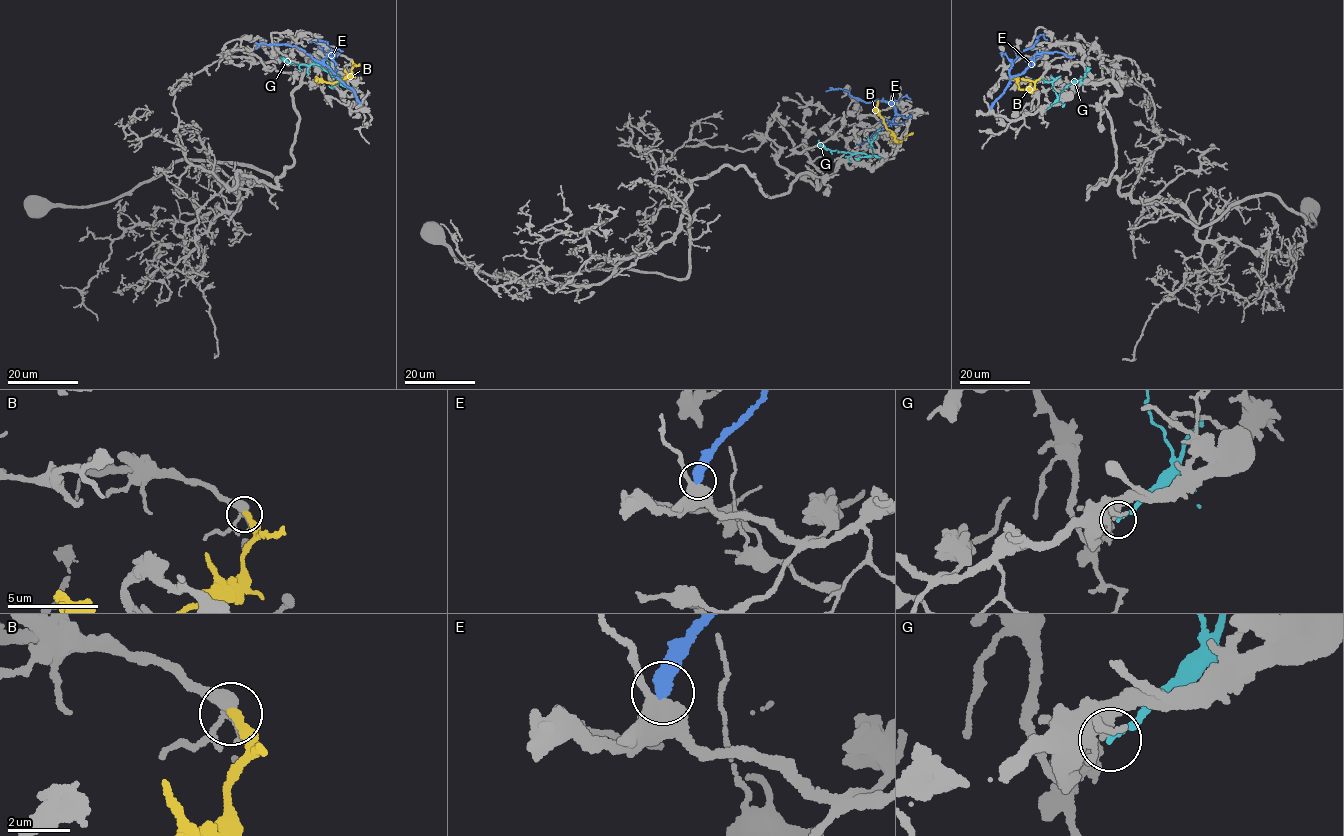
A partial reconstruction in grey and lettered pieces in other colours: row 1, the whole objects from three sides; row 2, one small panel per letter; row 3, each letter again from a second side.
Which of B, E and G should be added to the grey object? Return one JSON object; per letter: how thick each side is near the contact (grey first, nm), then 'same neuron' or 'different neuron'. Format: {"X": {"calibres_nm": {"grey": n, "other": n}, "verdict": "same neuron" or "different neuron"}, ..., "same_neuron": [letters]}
{"B": {"calibres_nm": {"grey": 300, "other": 280}, "verdict": "same neuron"}, "E": {"calibres_nm": {"grey": 480, "other": 440}, "verdict": "different neuron"}, "G": {"calibres_nm": {"grey": 650, "other": 190}, "verdict": "different neuron"}, "same_neuron": ["B"]}

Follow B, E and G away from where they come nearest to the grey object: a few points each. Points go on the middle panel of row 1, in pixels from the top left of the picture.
B: (898, 143), (894, 133), (886, 128), (877, 107), (878, 100)
E: (912, 117), (898, 115), (889, 102), (863, 101), (842, 89), (826, 91)
G: (880, 157), (825, 149), (819, 140)

